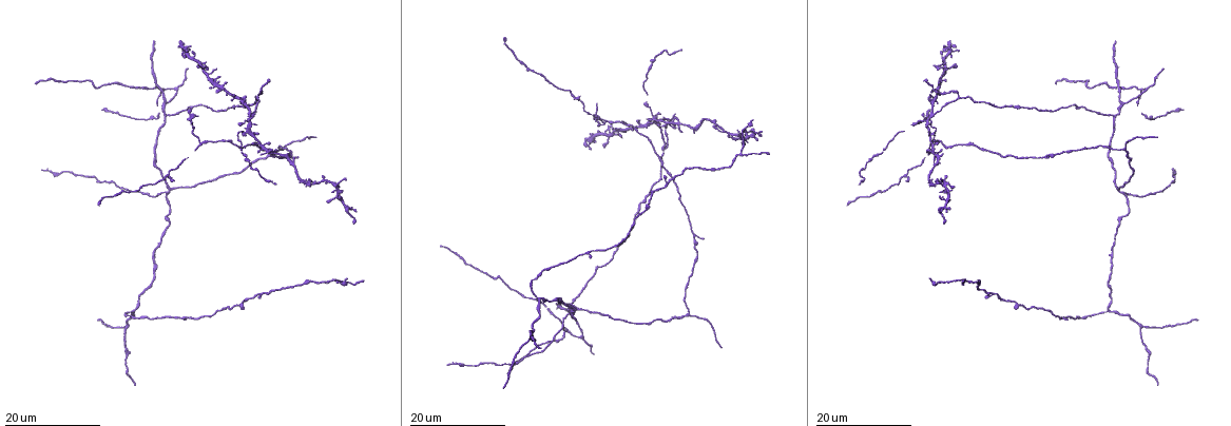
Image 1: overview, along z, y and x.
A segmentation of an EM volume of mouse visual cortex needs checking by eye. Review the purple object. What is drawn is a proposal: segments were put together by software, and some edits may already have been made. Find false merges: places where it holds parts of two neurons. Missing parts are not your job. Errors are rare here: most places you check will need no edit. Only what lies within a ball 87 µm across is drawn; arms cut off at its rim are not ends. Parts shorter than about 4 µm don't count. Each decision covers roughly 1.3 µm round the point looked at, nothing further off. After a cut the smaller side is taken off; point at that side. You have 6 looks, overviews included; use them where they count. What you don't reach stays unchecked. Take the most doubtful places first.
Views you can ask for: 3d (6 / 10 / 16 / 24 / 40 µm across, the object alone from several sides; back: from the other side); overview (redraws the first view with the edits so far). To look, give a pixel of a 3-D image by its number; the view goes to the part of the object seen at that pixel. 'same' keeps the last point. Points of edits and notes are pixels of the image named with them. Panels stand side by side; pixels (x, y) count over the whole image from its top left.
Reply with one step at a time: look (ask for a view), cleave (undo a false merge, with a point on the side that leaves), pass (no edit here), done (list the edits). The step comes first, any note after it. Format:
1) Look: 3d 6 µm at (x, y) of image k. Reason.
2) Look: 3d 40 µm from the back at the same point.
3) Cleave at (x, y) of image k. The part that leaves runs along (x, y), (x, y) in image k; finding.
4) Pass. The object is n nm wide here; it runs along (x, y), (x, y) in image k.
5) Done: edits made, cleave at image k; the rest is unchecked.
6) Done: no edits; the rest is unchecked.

Look: 3d 16 µm at (249, 123) of image 1. Four or more arms meet.

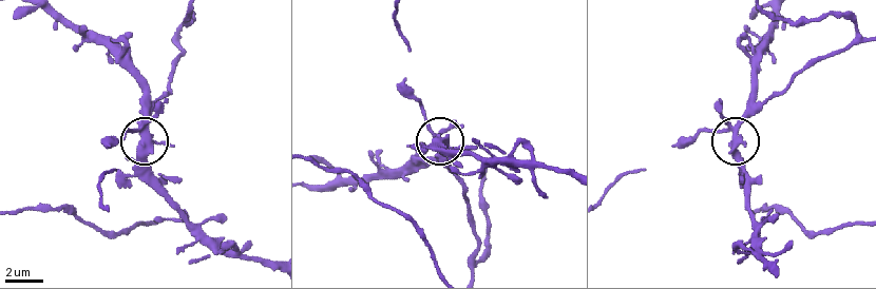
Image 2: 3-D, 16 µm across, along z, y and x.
Look: 3d 10 µm at (733, 136) of image 2.

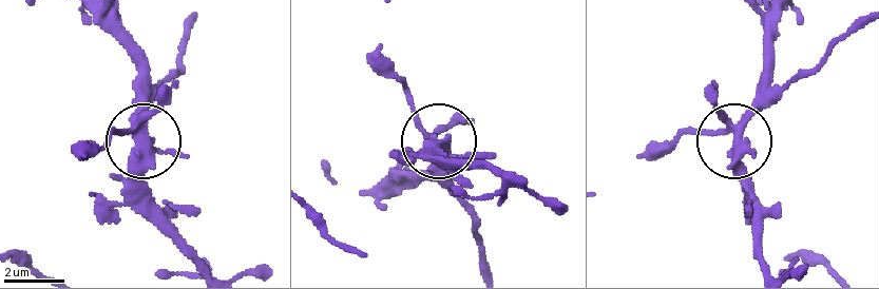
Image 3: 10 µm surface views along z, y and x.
Pass. The object is 380 nm wide here; one neuron here.

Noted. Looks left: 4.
Look: 3d 16 µm at (201, 144) of image 1. Three-way junction.

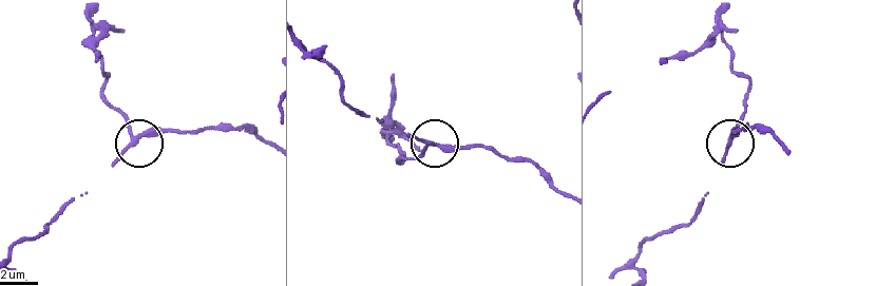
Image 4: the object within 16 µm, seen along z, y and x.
Look: 3d 6 µm at (427, 142) of image 4.

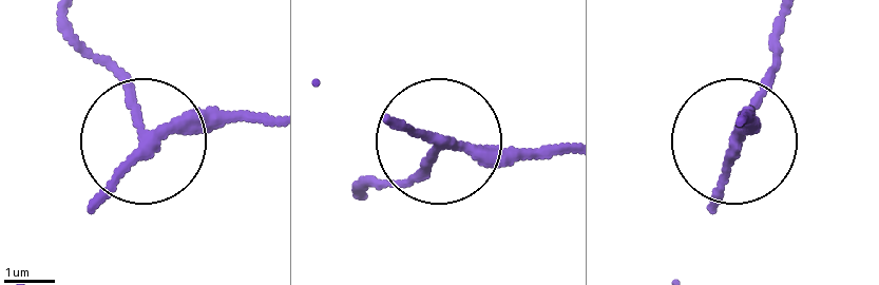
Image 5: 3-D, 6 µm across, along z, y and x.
Pass. It runs along (558, 149), (437, 145), (386, 187) in image 5; continuous, no second neuron.

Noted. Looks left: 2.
Look: 3d 16 µm at (664, 150) of image 1. Branch point.

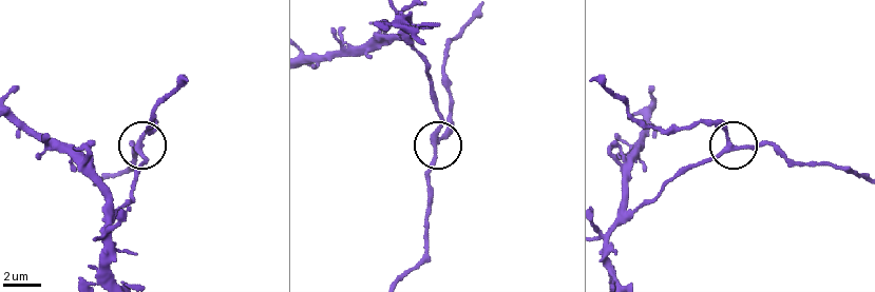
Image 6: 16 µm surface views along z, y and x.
Look: 3d 6 µm at (434, 139) of image 6.

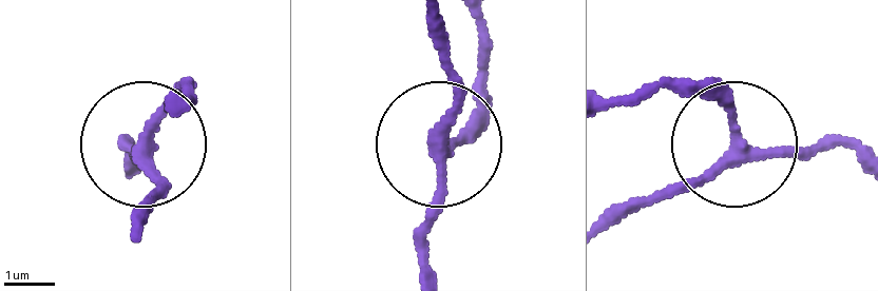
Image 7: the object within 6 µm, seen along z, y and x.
Pass. The object is 220 nm wide here; it runs along (130, 171), (155, 113), (189, 88) in image 7; continuous, no second neuron.

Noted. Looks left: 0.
Done: no edits; the rest is unchecked.

